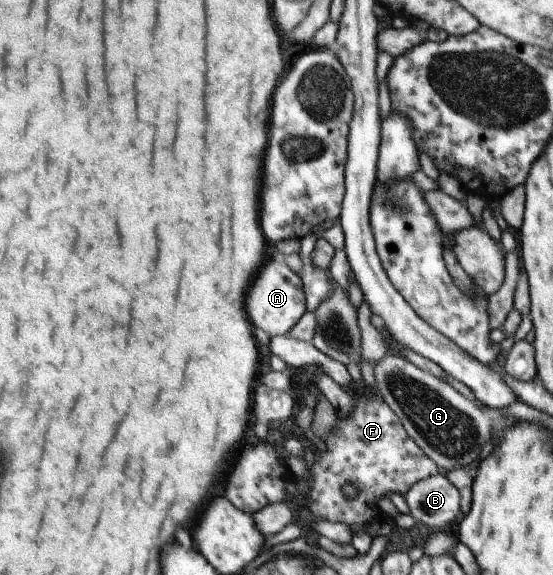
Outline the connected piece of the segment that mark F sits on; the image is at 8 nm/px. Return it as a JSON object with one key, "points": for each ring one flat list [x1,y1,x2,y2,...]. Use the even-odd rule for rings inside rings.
{"points":[[368,391,357,402,354,414,345,421,340,418,338,428,328,437,328,452,316,450,317,460,312,463,302,457,290,457,288,464,290,477,295,484,310,474,308,465,313,466,309,507,314,517,332,522,345,522,355,529,351,544,357,555,366,554,374,538,364,530,382,511,378,506,380,498,389,497,390,492,399,492,405,496,409,490,424,479,436,476,438,463,429,458,426,451,410,436,404,421,394,412,382,394,371,394],[353,484,358,489,354,500,344,496,344,486]]}

